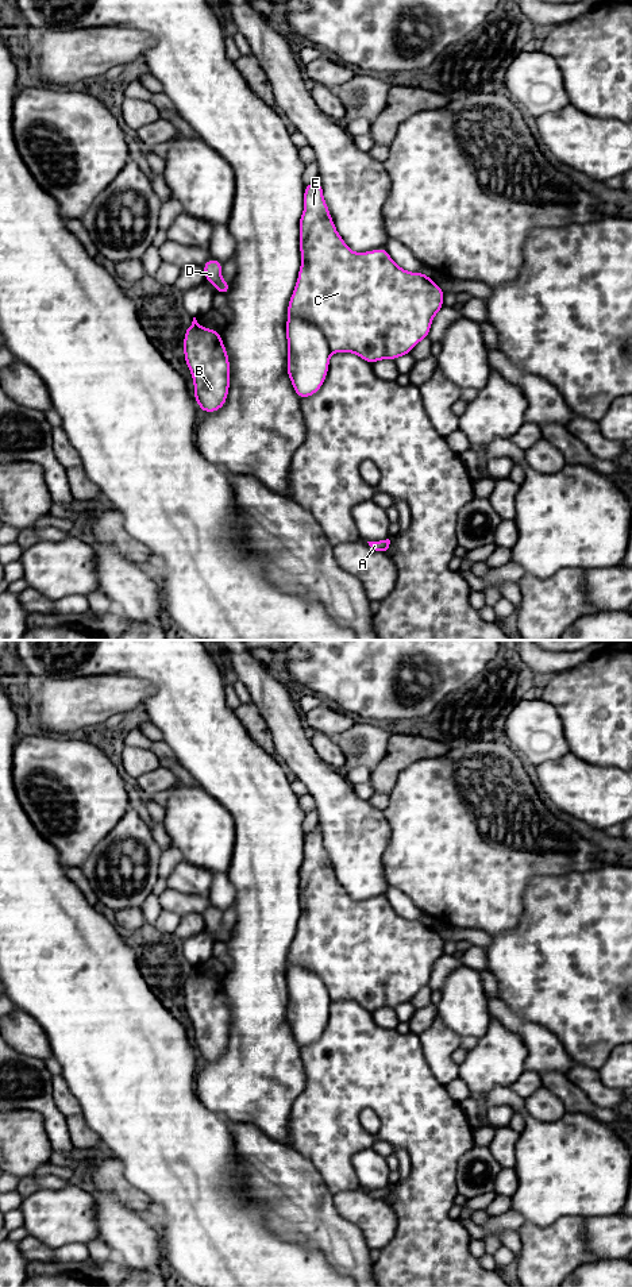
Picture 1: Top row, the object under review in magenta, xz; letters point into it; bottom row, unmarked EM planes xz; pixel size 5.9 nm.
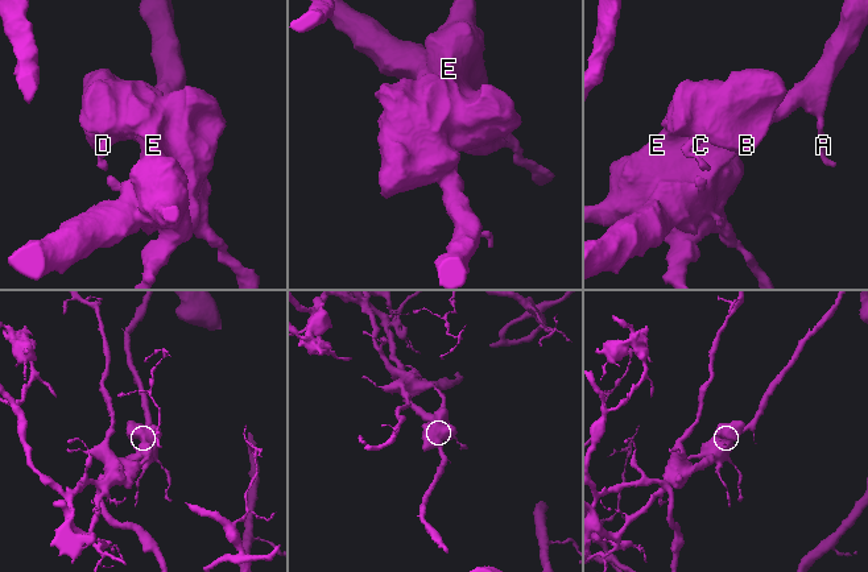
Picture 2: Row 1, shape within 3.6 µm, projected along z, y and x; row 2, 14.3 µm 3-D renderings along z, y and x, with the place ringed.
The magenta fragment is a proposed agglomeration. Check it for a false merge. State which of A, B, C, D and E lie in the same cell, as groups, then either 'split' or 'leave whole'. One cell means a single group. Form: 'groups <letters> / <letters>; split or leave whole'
groups A D / B C E; split

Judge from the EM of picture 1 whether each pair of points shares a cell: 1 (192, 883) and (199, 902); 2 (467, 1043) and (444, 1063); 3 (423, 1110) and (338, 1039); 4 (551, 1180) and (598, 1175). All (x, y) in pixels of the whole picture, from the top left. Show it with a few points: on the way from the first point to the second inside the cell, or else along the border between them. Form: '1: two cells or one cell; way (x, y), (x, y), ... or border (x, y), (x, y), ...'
1: two cells; border (168, 886), (208, 897)
2: two cells; border (459, 1037), (461, 1045)
3: one cell; way (401, 1090), (380, 1068), (367, 1067), (359, 1060)
4: one cell; way (563, 1175), (586, 1175)

